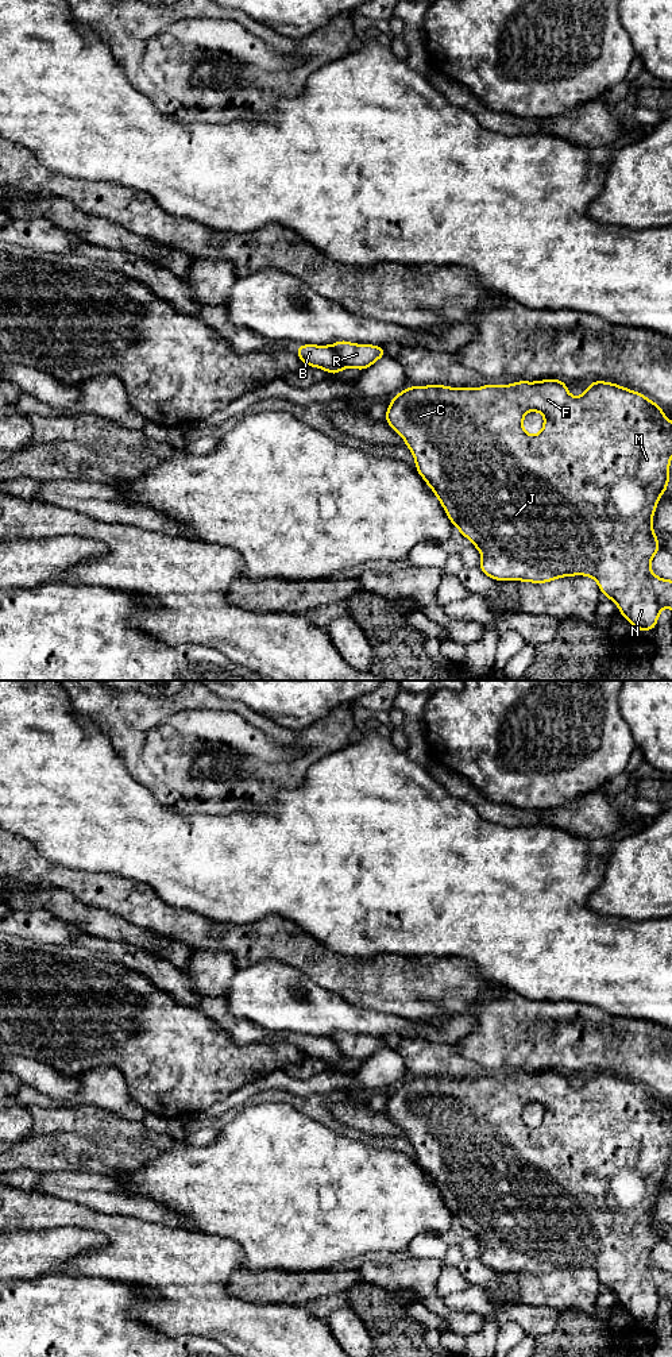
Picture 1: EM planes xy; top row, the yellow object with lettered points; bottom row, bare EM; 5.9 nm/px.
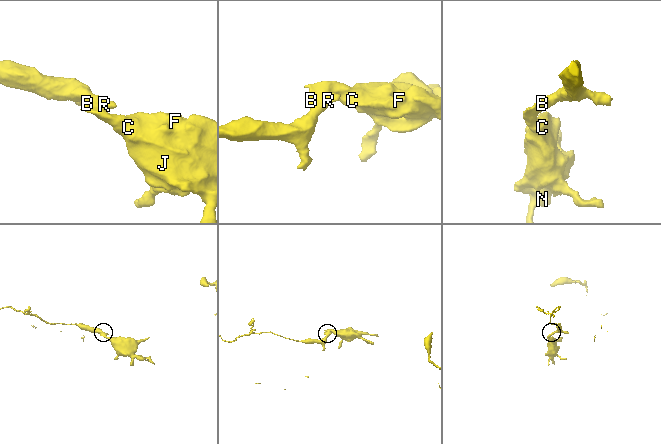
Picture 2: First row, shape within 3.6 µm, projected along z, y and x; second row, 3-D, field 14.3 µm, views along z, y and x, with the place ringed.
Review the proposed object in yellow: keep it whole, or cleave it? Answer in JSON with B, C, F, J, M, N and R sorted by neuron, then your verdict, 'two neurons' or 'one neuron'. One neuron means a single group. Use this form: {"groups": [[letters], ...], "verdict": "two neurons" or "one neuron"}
{"groups": [["B", "C", "F", "J", "M", "N"], ["R"]], "verdict": "two neurons"}

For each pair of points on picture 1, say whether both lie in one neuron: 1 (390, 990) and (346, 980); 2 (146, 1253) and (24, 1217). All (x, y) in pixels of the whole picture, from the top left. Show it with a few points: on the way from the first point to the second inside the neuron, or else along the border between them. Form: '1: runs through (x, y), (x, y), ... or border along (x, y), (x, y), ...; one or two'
1: runs through (379, 983), (356, 980); one
2: runs through (116, 1228), (80, 1215), (54, 1215); one

